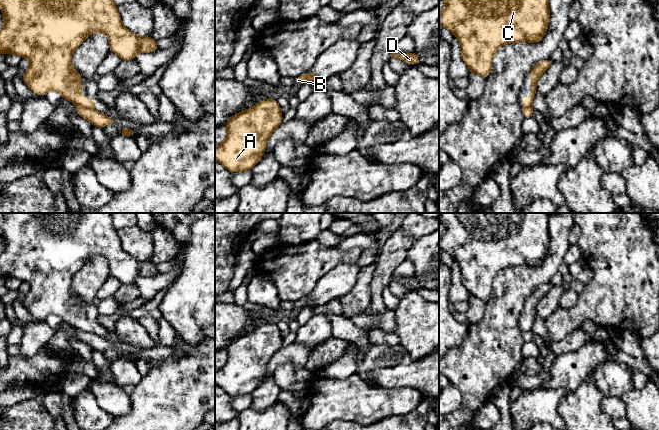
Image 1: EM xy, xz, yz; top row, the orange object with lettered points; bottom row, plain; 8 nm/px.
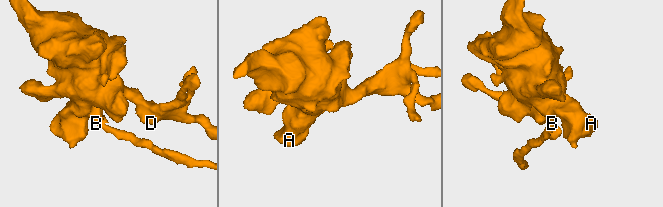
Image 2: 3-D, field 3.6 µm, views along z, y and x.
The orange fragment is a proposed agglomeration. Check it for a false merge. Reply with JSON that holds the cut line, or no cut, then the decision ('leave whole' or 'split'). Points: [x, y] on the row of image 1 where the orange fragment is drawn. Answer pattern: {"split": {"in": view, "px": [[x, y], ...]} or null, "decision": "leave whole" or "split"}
{"split": {"in": "xy", "px": [[78, 104], [87, 108]]}, "decision": "split"}

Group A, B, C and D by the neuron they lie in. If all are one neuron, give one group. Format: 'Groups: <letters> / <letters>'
Groups: A C D / B

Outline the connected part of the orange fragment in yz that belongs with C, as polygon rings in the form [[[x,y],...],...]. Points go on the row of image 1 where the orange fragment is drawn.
[[[444,0],[445,8],[439,12],[439,27],[447,27],[455,34],[461,49],[461,57],[470,73],[486,79],[492,69],[492,60],[498,48],[506,43],[540,42],[548,29],[550,11],[548,0]]]

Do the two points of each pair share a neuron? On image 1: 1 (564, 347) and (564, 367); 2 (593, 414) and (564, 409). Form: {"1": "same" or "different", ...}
{"1": "different", "2": "same"}

